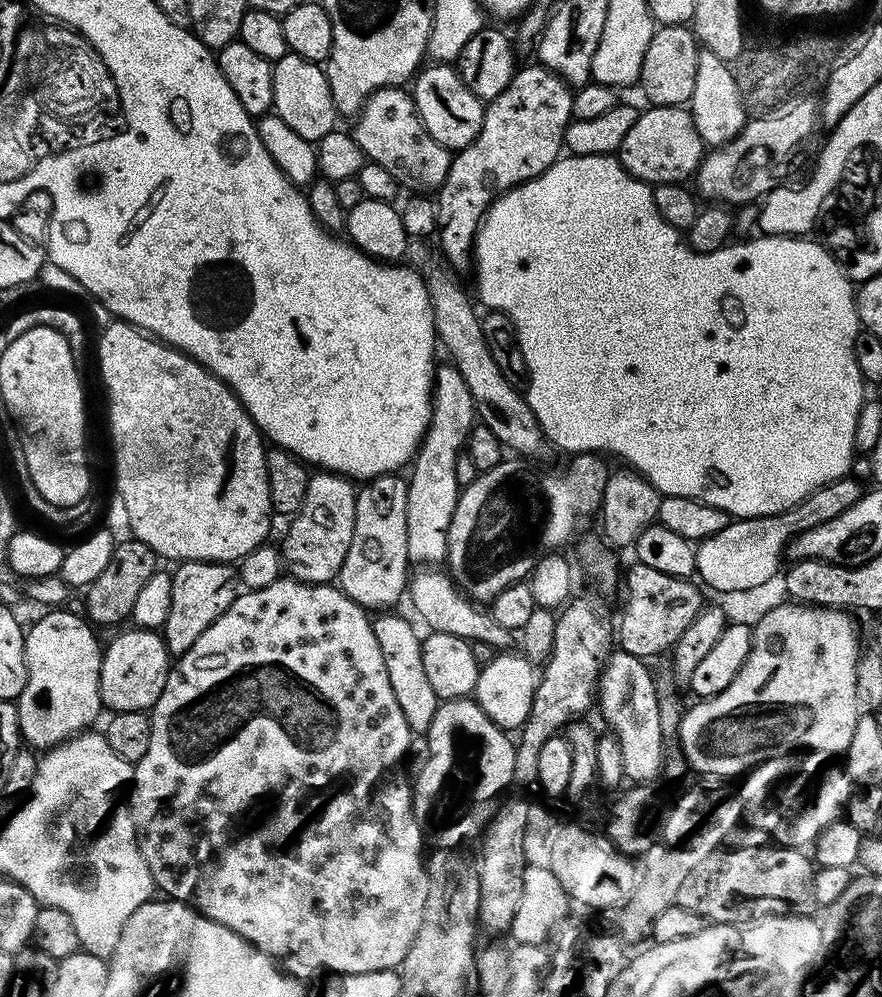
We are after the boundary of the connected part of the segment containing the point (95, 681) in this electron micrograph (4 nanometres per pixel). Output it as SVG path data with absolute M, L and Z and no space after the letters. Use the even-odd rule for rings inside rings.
M48 610L41 620L36 620L24 634L24 657L26 658L26 686L19 700L15 701L20 734L25 745L47 750L91 729L96 715L102 712L100 702L100 657L102 644L96 641L93 625L83 615L65 610Z

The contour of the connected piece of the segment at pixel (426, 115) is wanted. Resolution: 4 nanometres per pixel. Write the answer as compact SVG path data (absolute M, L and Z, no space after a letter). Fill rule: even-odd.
M432 62L429 65L429 68L424 66L417 71L410 88L416 113L434 142L442 142L442 146L450 150L470 146L470 142L478 138L478 130L482 130L485 101L480 100L464 85L451 63Z

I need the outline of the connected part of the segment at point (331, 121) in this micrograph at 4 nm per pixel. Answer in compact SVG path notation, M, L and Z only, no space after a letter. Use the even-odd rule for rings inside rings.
M289 52L272 66L274 74L274 115L282 118L290 130L295 130L302 138L319 142L336 127L338 113L330 90L327 71L321 65L310 62L298 54Z

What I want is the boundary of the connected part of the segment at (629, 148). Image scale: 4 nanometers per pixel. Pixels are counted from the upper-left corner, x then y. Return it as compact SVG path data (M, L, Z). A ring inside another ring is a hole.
M678 105L648 106L636 117L634 126L622 138L618 159L632 177L649 186L659 184L683 185L695 177L706 155L706 145L694 126L687 107Z

